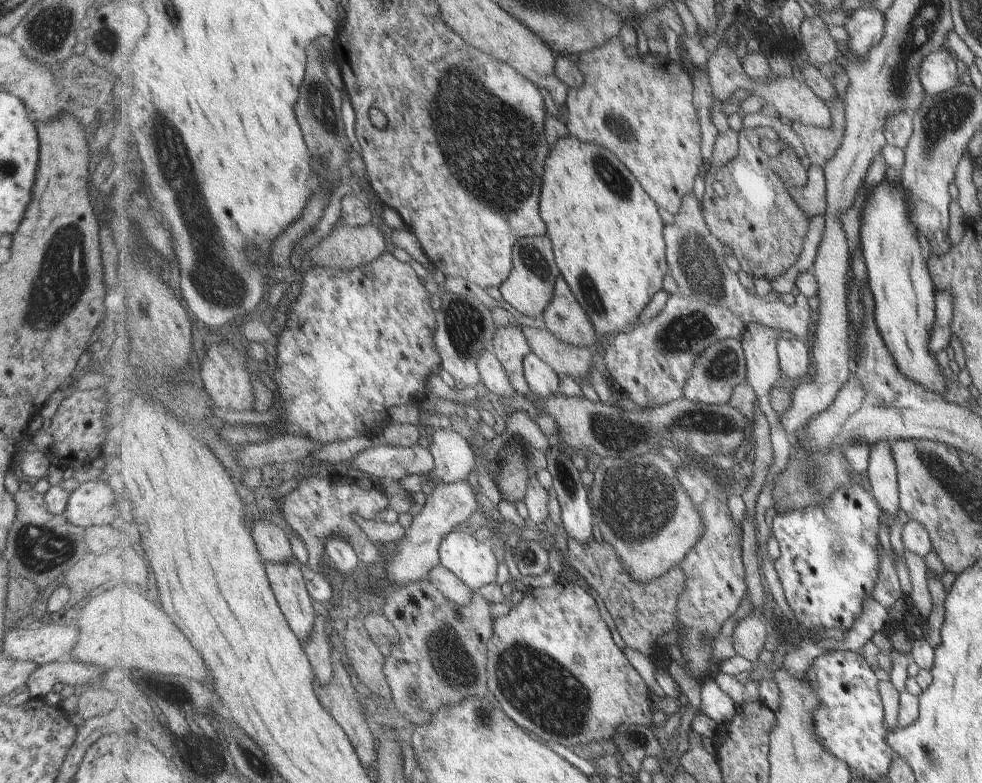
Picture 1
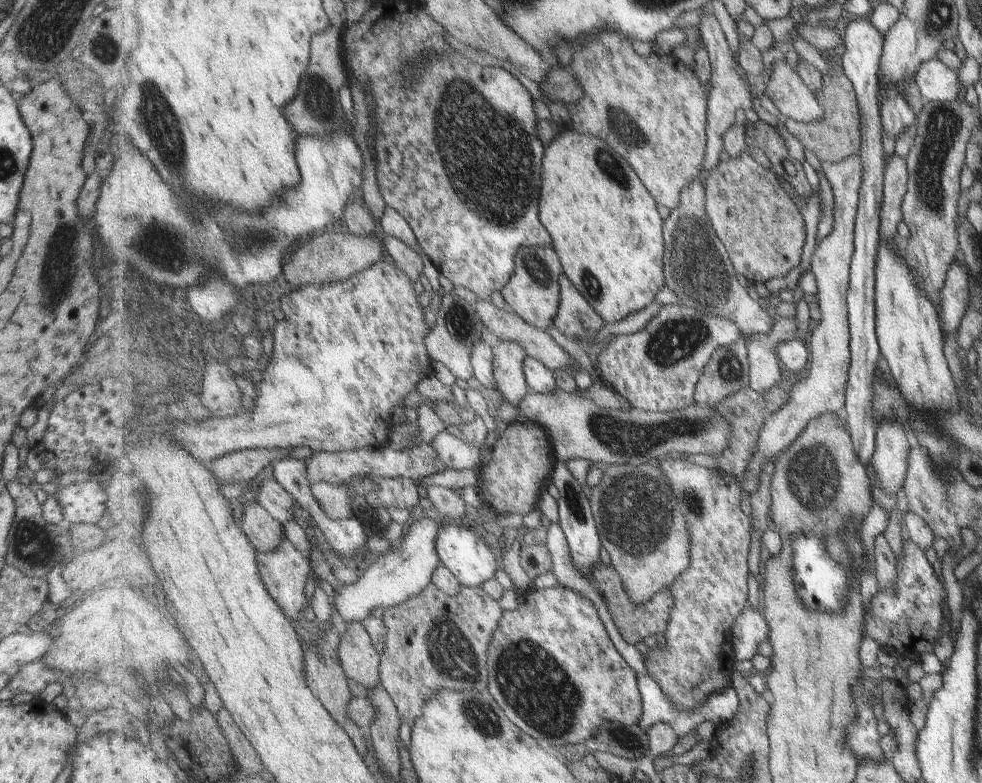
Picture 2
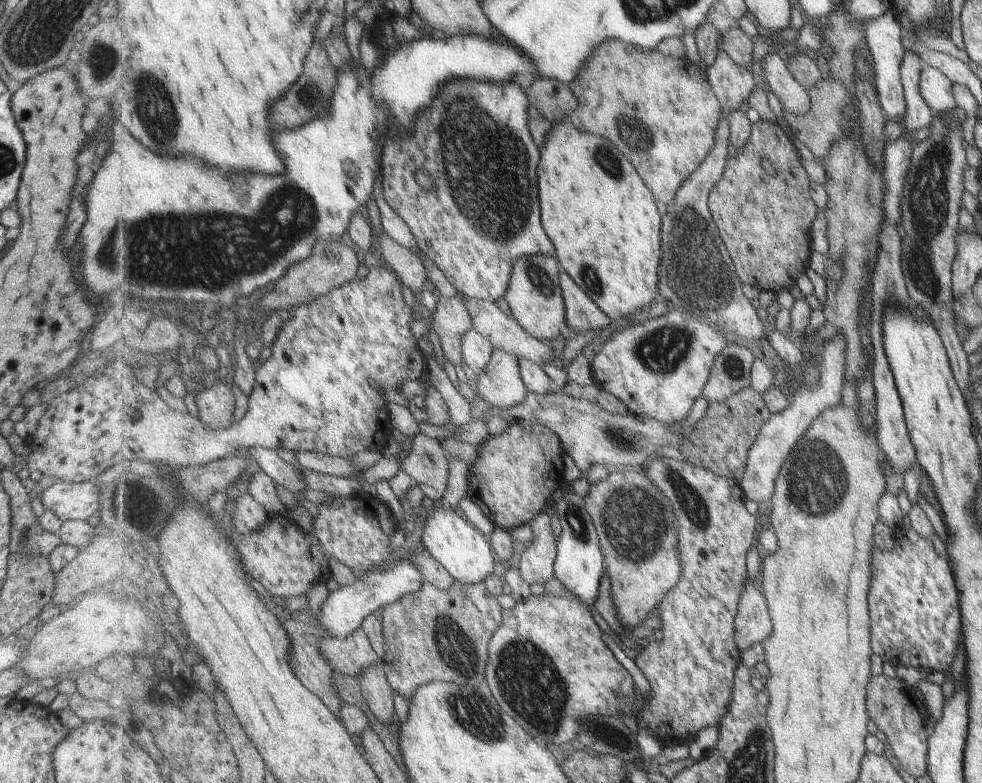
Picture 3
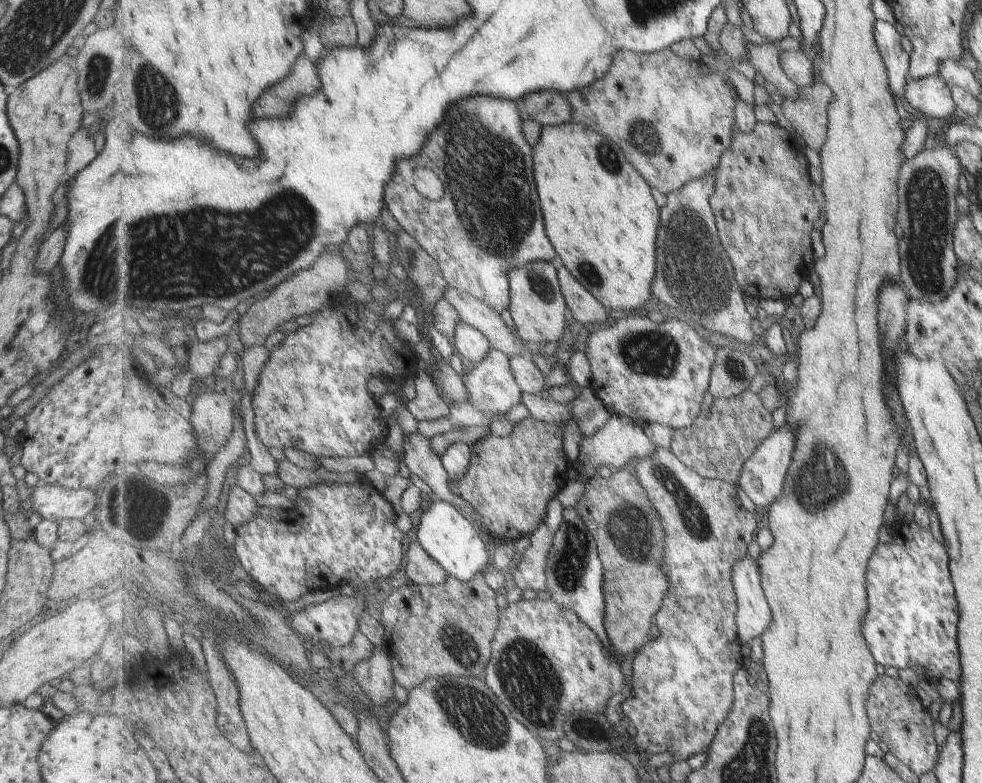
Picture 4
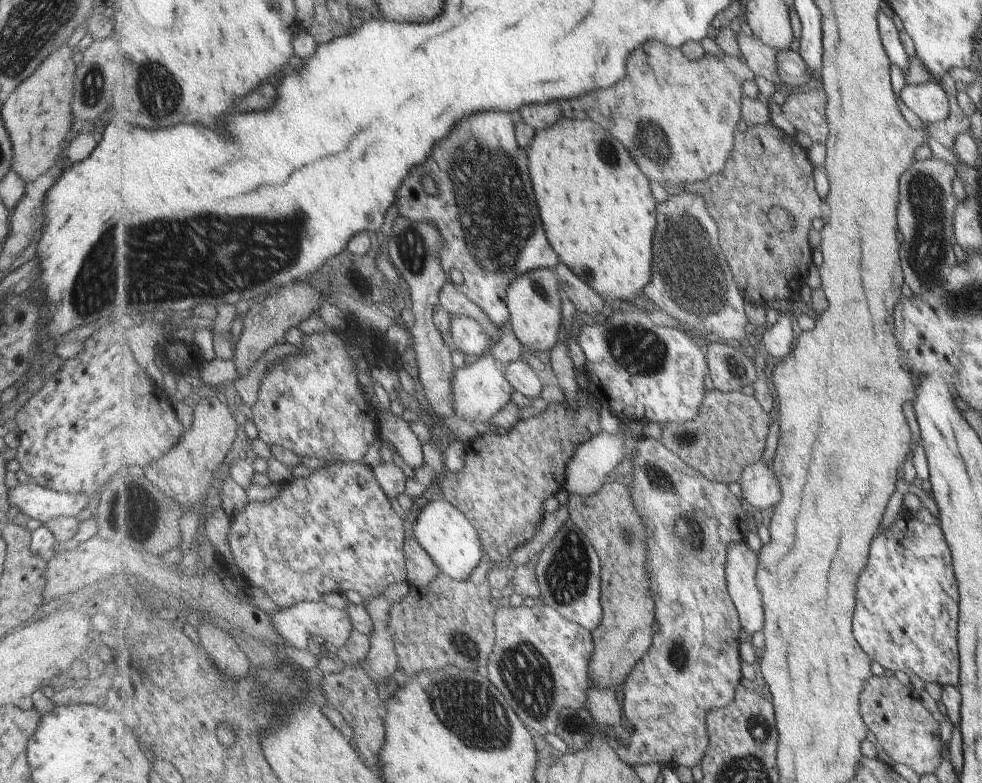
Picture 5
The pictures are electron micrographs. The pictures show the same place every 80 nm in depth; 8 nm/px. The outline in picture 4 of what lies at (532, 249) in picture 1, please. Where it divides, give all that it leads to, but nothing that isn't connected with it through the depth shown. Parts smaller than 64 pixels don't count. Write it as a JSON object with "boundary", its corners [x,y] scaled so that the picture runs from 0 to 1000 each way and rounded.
{"boundary":[[[545,333],[520,345],[519,401],[535,437],[568,436],[573,432],[578,388],[573,375],[568,342],[559,333]]]}

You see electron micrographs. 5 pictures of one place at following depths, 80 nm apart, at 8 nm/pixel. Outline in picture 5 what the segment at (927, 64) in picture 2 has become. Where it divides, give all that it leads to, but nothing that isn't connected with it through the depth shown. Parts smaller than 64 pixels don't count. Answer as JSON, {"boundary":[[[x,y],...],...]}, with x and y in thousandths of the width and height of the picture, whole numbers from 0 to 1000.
{"boundary":[[[956,106],[921,109],[916,115],[918,130],[940,157],[947,158],[964,151],[966,133]]]}

